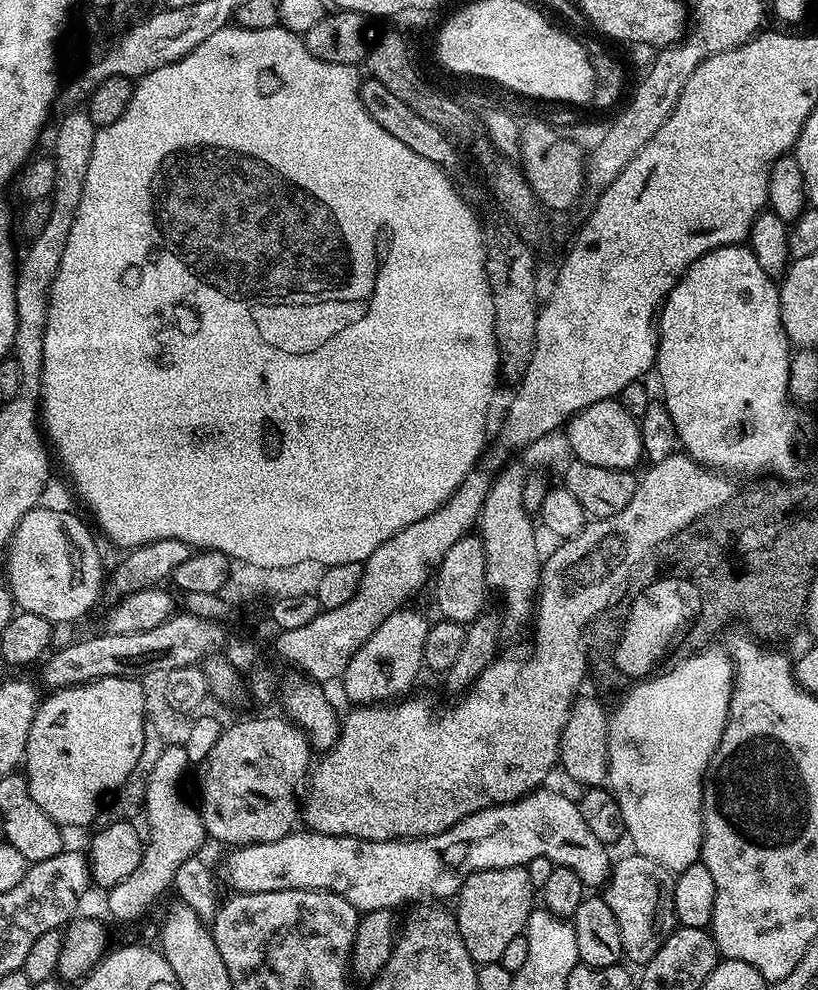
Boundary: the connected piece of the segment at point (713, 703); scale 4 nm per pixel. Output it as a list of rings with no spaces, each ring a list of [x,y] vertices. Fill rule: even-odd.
[[[721,655],[691,660],[671,676],[640,688],[620,709],[612,727],[612,797],[622,810],[627,839],[632,839],[636,847],[633,849],[639,855],[658,862],[658,866],[666,866],[673,874],[700,860],[700,843],[704,837],[702,781],[728,720],[732,697],[728,680],[728,663]]]

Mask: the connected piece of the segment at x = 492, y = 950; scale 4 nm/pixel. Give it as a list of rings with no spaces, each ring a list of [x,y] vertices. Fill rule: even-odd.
[[[524,866],[482,870],[464,879],[454,900],[454,915],[462,942],[466,942],[466,950],[477,966],[499,964],[506,945],[527,929],[534,907],[532,895],[534,889],[530,874]]]

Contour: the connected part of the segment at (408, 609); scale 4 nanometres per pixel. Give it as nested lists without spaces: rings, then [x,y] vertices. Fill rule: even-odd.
[[[405,606],[390,614],[382,626],[370,634],[366,643],[348,659],[342,677],[345,692],[353,705],[380,706],[413,691],[412,683],[424,668],[422,646],[426,642],[429,623],[429,617],[415,612],[412,606]]]

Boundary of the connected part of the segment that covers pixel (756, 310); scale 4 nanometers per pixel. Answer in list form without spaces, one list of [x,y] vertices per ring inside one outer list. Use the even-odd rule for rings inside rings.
[[[727,244],[726,247],[716,248],[713,252],[707,252],[702,258],[695,260],[686,275],[667,294],[658,317],[658,335],[660,345],[656,348],[654,372],[655,375],[660,375],[660,384],[664,387],[662,403],[668,409],[670,418],[674,418],[679,447],[687,455],[699,461],[708,461],[713,468],[725,474],[741,472],[748,478],[755,477],[752,468],[788,468],[788,464],[792,464],[792,456],[788,456],[788,444],[792,444],[792,419],[798,415],[798,412],[795,407],[788,408],[790,345],[780,317],[780,290],[777,281],[768,276],[766,270],[762,270],[762,266],[758,266],[758,258],[754,258],[751,248],[739,244]]]

